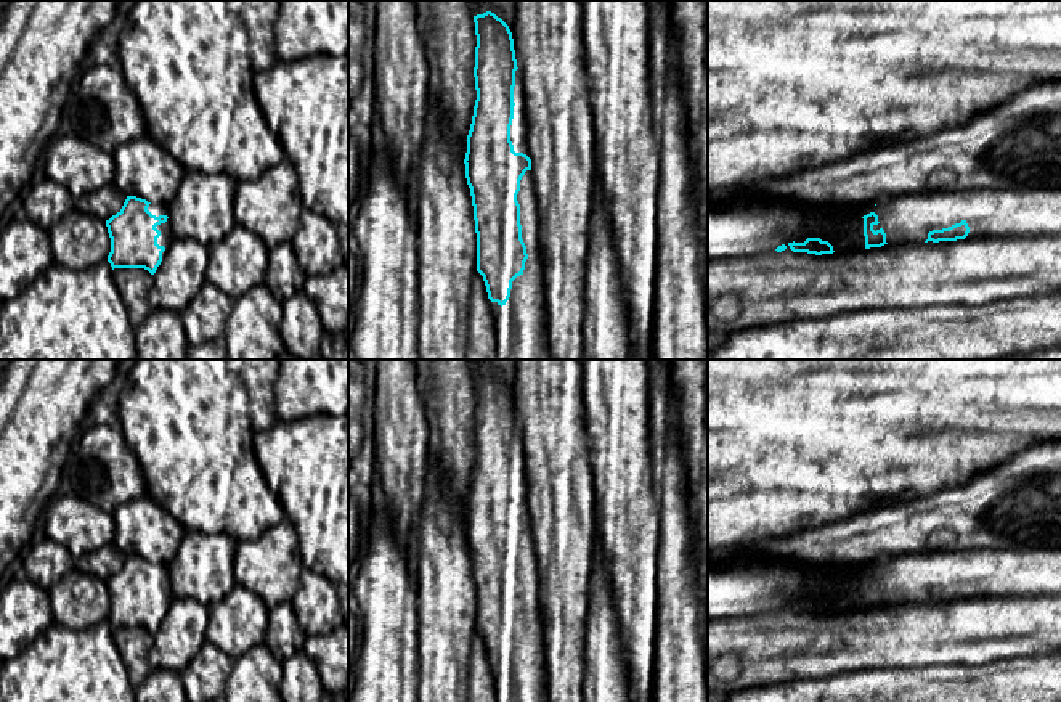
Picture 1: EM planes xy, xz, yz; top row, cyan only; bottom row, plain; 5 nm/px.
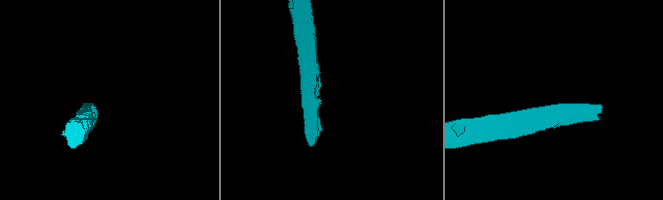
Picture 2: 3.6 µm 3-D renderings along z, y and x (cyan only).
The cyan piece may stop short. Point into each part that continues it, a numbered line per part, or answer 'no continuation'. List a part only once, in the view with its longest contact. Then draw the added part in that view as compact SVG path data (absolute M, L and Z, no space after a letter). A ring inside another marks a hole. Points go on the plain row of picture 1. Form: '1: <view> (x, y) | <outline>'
1: xz (524, 678) | M526 530L520 540L517 561L528 618L523 633L512 641L509 660L501 667L488 659L494 676L496 702L547 702L539 570L531 530Z

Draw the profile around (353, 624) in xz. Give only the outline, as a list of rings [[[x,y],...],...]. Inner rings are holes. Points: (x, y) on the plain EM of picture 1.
[[[348,612],[348,675],[352,673],[360,639],[360,620],[358,615]]]

